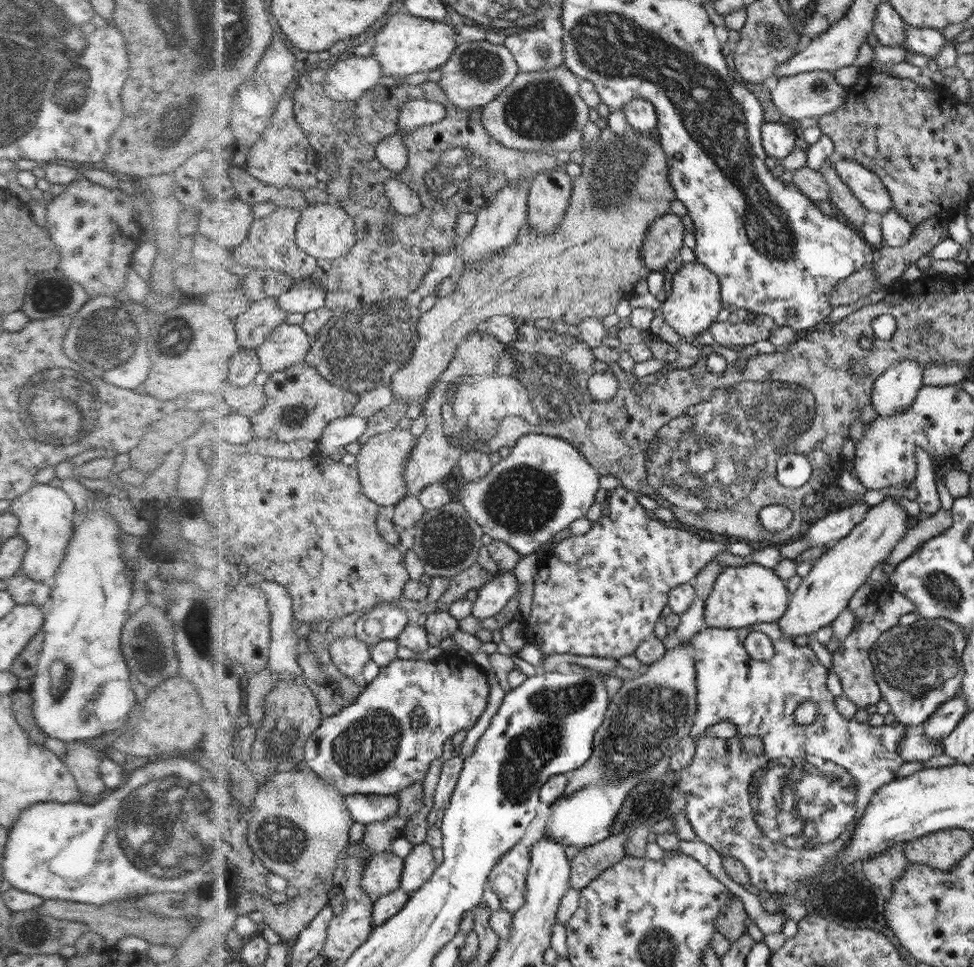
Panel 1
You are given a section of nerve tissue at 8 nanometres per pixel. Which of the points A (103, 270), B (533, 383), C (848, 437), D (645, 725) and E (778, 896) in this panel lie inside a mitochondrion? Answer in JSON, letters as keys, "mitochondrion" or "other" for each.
{"A":"other","B":"mitochondrion","C":"other","D":"mitochondrion","E":"other"}

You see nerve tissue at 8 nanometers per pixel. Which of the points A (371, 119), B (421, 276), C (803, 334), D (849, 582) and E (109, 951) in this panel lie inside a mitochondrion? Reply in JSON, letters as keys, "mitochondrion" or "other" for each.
{"A":"other","B":"other","C":"other","D":"other","E":"other"}

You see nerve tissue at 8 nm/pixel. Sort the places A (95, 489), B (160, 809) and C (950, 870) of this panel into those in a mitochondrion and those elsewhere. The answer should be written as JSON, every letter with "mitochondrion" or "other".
{"A":"other","B":"mitochondrion","C":"other"}

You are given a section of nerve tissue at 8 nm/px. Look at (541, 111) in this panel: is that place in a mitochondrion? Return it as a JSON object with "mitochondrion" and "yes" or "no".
{"mitochondrion":"yes"}

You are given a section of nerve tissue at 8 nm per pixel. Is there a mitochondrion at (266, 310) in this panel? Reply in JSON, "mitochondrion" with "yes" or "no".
{"mitochondrion":"no"}

